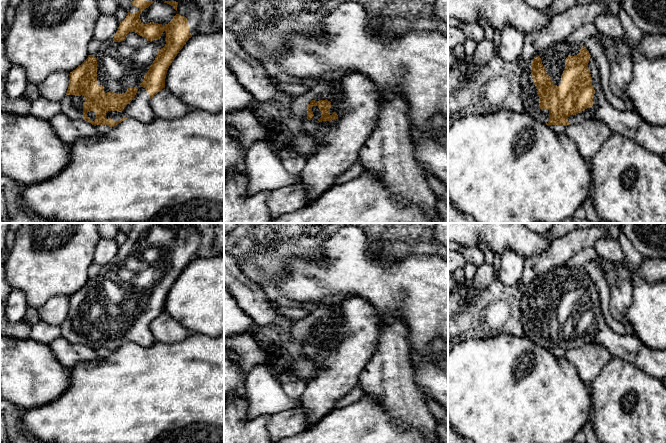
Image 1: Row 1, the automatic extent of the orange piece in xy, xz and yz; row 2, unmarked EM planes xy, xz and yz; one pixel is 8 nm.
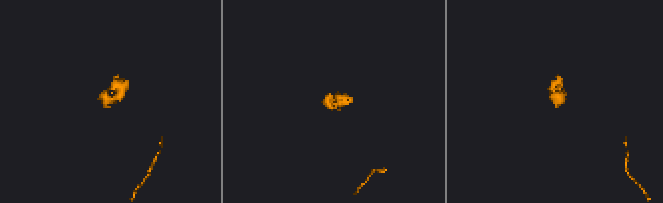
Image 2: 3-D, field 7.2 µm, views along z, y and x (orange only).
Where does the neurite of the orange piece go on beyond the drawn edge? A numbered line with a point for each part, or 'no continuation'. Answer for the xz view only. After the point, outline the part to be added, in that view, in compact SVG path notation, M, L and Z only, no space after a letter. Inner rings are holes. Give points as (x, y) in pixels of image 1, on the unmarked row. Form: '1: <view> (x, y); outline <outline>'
1: xz (355, 323); outline M353 296L343 300L339 306L324 305L313 307L308 316L293 322L291 327L291 337L293 340L303 345L303 355L311 360L317 368L317 374L306 382L306 388L300 397L300 406L308 413L307 423L305 428L309 428L316 424L322 417L329 414L334 408L336 402L344 395L349 393L354 387L358 386L359 376L365 368L370 357L374 354L378 344L378 336L380 332L380 318L377 315L376 309L368 301L362 297ZM312 324L328 324L331 326L330 339L334 336L338 339L337 343L332 345L319 346L321 335L318 330L312 331L314 340L307 343L307 329Z

